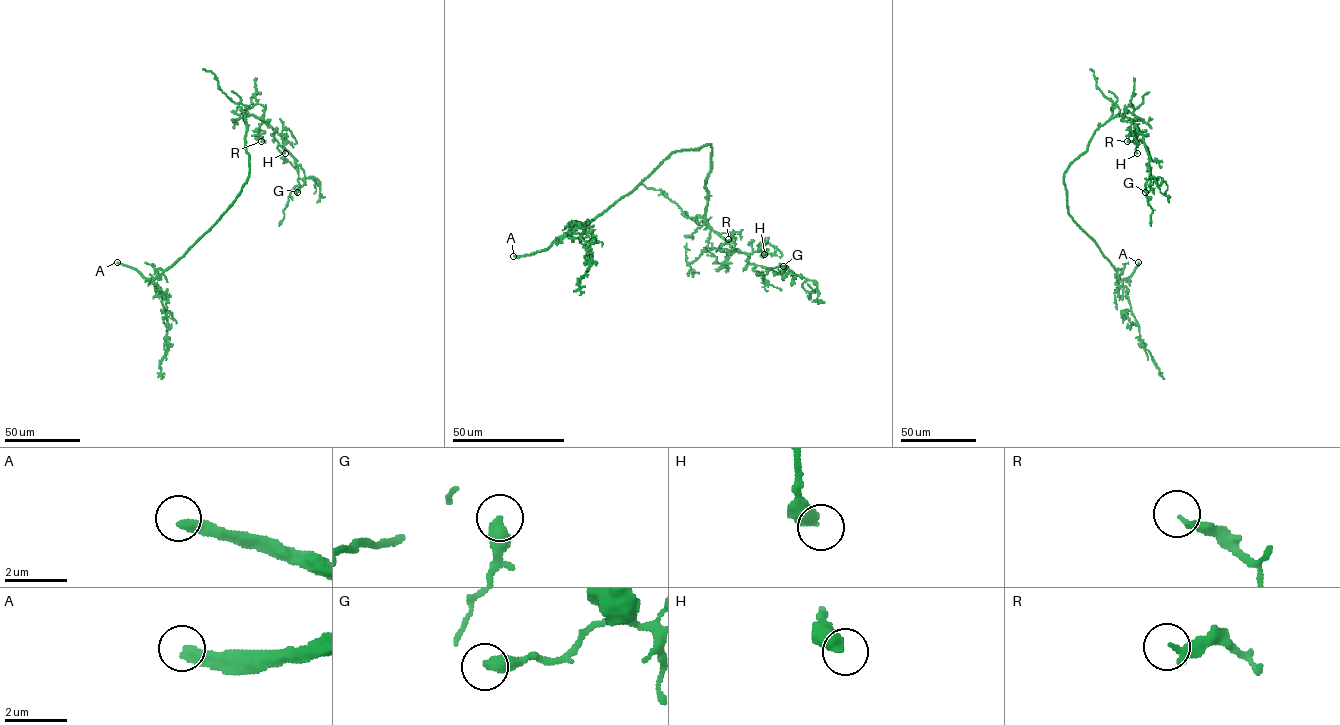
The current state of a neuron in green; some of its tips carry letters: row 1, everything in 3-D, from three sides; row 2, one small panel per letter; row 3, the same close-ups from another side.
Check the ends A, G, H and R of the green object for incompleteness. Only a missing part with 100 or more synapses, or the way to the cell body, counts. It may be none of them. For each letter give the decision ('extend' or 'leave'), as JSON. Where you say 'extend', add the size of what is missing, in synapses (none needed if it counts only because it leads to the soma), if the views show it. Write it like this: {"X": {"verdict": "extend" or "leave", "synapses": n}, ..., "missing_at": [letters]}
{"A": {"verdict": "extend", "synapses": 400}, "G": {"verdict": "leave"}, "H": {"verdict": "leave"}, "R": {"verdict": "leave"}, "missing_at": ["A"]}

